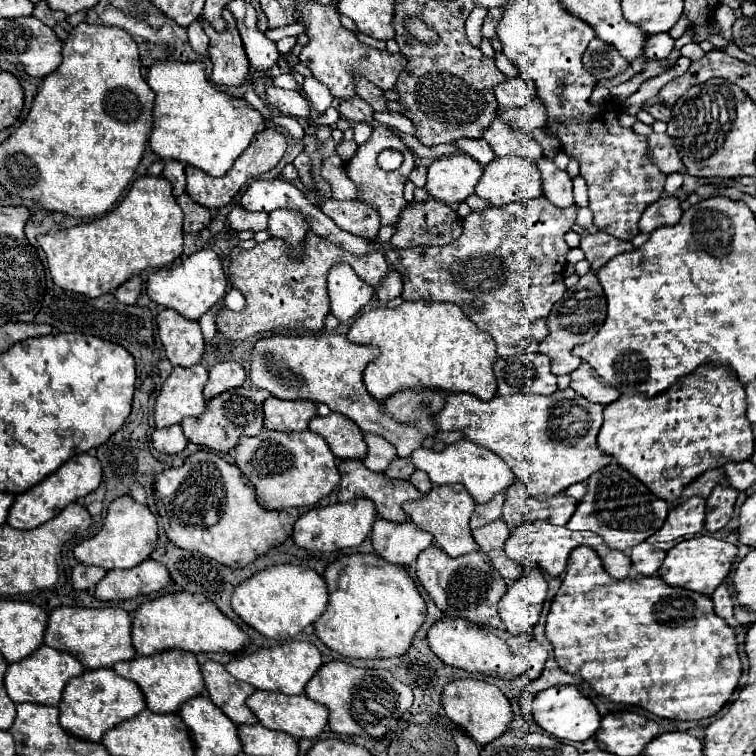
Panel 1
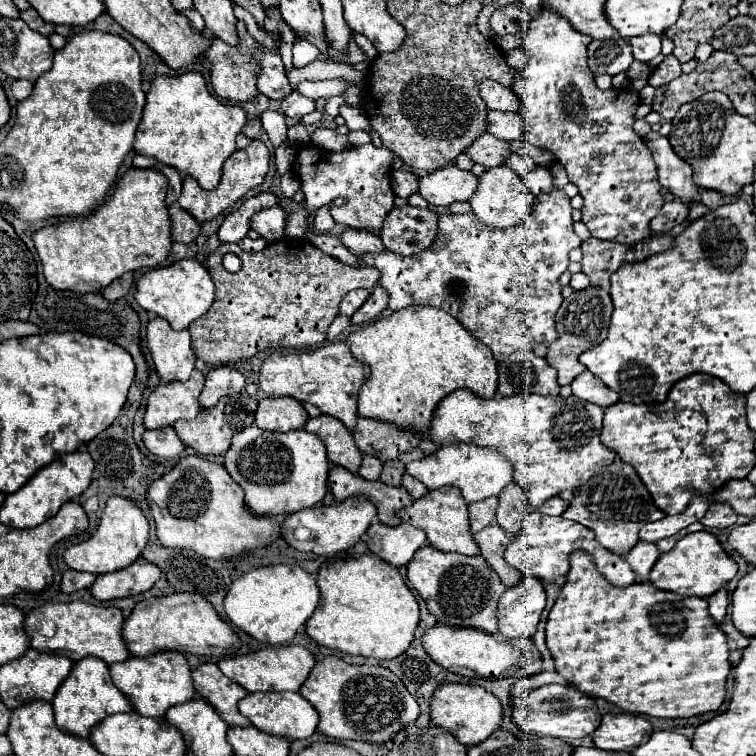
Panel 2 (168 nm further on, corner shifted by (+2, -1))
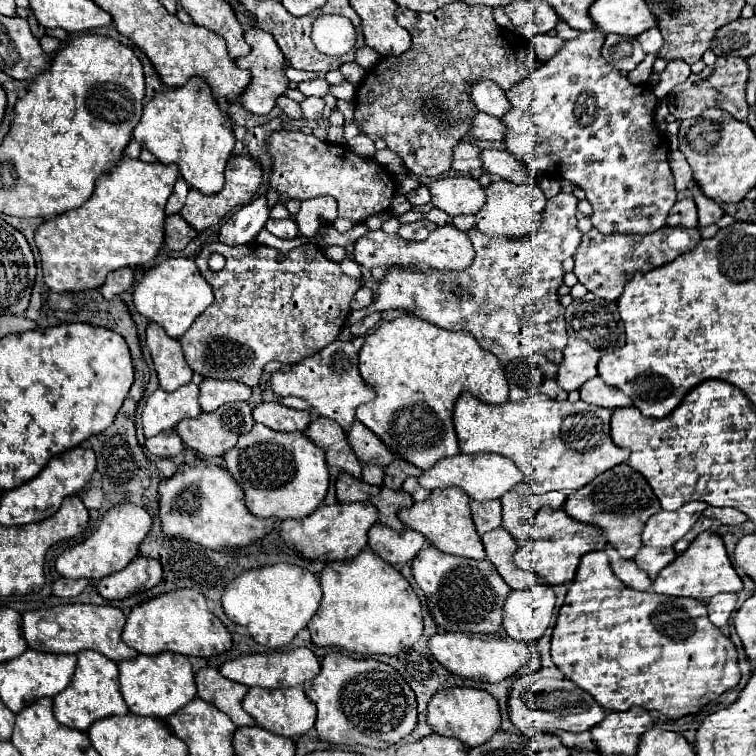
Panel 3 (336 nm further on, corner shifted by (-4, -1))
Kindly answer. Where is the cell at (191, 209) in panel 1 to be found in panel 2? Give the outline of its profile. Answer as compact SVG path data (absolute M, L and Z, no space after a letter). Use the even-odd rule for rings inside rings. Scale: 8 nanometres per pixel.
M179 204L169 206L169 214L173 220L173 240L175 242L189 244L199 236L201 224L187 210L183 210Z

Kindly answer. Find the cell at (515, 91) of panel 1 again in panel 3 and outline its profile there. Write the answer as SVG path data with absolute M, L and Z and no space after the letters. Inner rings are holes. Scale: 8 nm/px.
M489 80L477 82L471 88L471 100L473 100L473 104L477 106L479 112L485 112L485 114L497 116L497 118L507 114L509 106L511 106L507 102L505 90L501 90L495 82L489 82Z

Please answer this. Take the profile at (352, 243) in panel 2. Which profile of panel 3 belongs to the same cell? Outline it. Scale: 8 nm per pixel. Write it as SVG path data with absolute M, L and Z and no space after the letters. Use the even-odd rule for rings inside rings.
M439 226L437 230L433 230L427 240L421 242L413 242L413 240L405 240L399 234L387 234L383 230L369 230L365 236L361 236L355 242L355 252L353 252L353 260L357 264L361 264L363 268L371 270L375 266L383 266L383 268L391 268L391 266L401 266L401 268L411 268L411 270L465 270L471 266L473 262L473 244L469 240L469 236L461 230L457 230L455 226Z

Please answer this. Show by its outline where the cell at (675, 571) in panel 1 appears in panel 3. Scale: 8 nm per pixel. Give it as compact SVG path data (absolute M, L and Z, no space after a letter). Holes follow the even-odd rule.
M703 532L691 542L687 552L679 554L677 560L671 562L671 566L665 566L659 572L659 576L653 580L651 590L665 596L683 596L683 598L695 598L695 600L705 602L711 596L721 594L721 592L743 590L743 582L729 562L721 536L715 532Z

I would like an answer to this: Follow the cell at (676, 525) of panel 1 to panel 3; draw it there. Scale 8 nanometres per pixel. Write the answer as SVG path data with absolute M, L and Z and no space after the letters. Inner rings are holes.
M691 500L691 502L685 502L675 512L659 510L647 520L643 528L643 544L653 548L673 546L677 540L681 540L689 532L689 528L699 520L705 508L707 508L707 502Z

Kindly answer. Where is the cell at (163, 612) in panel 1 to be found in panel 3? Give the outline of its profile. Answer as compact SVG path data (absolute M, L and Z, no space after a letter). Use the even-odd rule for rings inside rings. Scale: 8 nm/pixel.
M183 588L159 594L139 606L133 606L121 634L123 642L139 654L177 652L183 656L217 656L231 648L231 634L223 622L207 608L207 600L199 590Z

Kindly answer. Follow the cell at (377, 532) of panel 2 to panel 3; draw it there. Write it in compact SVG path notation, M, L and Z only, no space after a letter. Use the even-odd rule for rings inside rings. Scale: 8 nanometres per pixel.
M377 522L369 530L369 548L393 566L403 566L411 562L423 548L423 544L425 536L421 536L411 528L397 532Z

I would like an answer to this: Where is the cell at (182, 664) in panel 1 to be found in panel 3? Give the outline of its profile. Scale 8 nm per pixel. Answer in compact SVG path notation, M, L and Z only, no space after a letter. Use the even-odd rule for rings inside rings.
M161 652L155 656L137 656L133 660L119 662L121 674L121 696L129 708L129 712L137 716L153 716L153 718L167 718L183 708L187 702L195 698L195 680L193 670L183 654L175 652Z

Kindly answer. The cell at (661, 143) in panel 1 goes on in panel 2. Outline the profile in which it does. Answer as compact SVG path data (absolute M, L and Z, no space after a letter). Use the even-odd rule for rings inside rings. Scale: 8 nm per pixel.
M657 134L653 138L647 138L645 144L651 150L653 160L657 164L661 186L665 186L671 194L683 198L683 202L687 202L687 204L699 202L697 186L693 184L693 178L691 178L691 168L685 160L677 158L669 140L665 136Z

